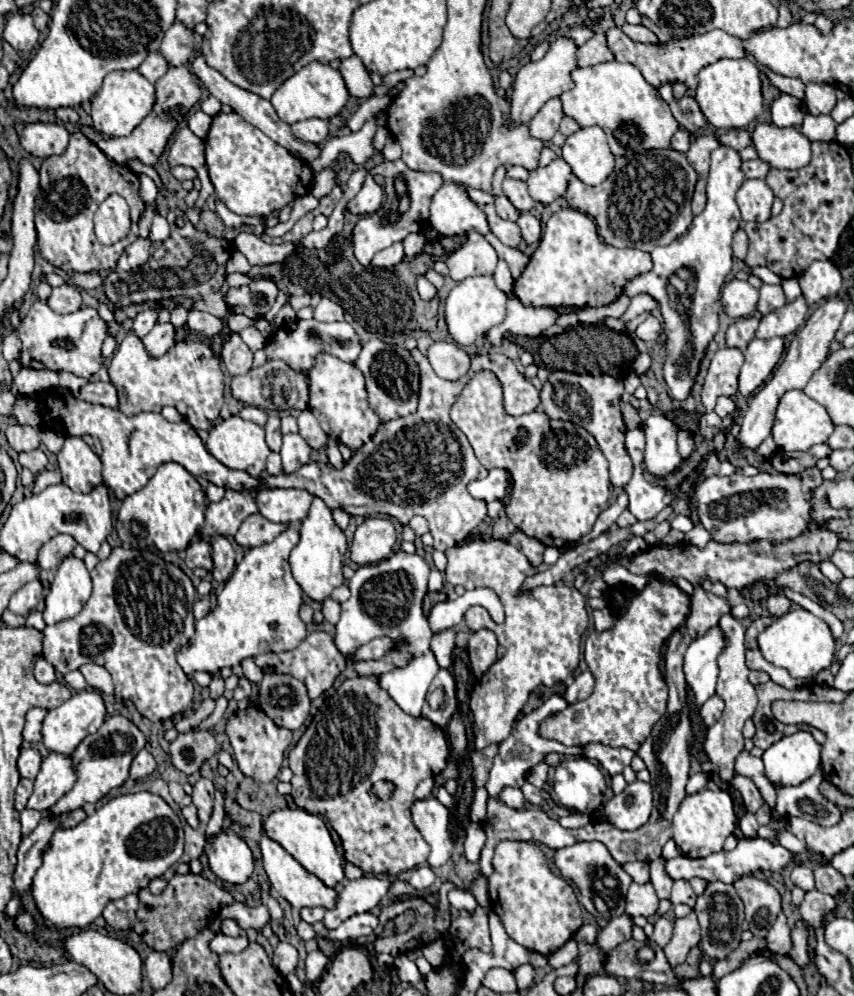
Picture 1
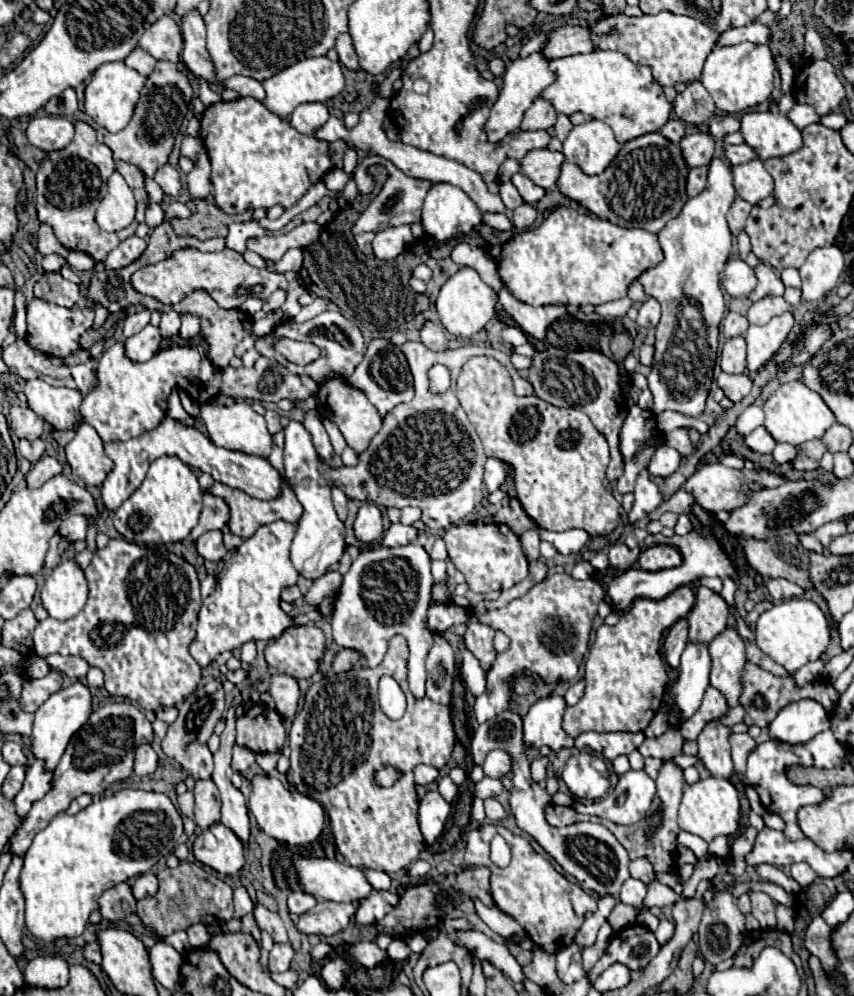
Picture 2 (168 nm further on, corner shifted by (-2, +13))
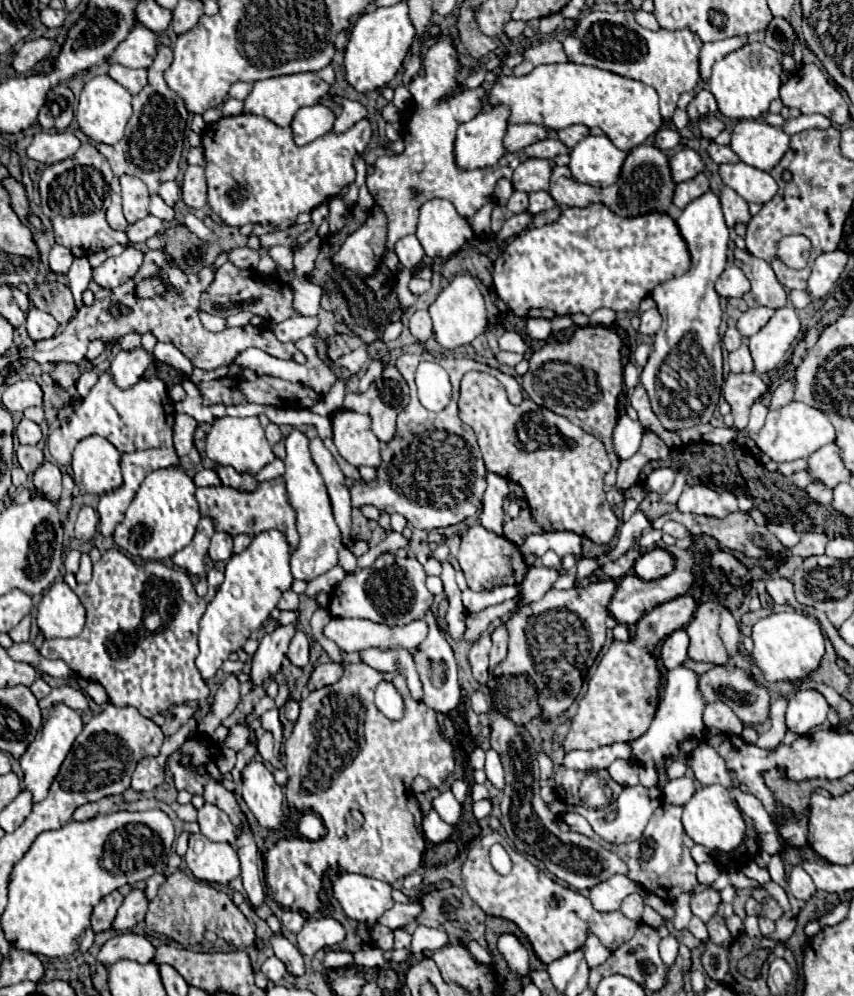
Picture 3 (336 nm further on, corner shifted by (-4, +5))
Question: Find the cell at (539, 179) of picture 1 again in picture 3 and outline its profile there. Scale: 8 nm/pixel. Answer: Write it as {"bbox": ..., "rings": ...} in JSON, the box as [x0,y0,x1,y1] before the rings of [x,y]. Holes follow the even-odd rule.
{"bbox":[512,159,554,193],"rings":[[[526,159],[514,171],[514,177],[512,177],[514,189],[524,193],[546,191],[550,187],[552,167],[554,165],[550,159]]]}

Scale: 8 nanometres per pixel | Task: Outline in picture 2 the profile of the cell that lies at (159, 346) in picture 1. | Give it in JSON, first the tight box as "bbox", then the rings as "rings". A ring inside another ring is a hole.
{"bbox":[124,325,162,363],"rings":[[[146,325],[138,335],[128,337],[124,341],[124,353],[130,361],[142,363],[142,361],[148,361],[160,349],[160,343],[162,343],[162,337],[158,327]]]}

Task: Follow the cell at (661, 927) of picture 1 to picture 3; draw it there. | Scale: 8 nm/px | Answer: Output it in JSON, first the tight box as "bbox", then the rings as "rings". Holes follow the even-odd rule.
{"bbox":[660,935,678,967],"rings":[[[672,935],[664,937],[660,941],[660,957],[662,957],[662,961],[670,967],[674,963],[676,955],[678,955],[678,941],[676,941],[676,937],[672,937]]]}

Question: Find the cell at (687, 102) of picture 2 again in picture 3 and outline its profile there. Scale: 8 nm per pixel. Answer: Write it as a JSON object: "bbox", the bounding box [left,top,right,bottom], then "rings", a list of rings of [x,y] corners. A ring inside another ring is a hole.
{"bbox":[686,89,718,121],"rings":[[[700,89],[700,91],[694,95],[694,99],[692,99],[692,103],[688,105],[686,111],[688,111],[690,121],[698,121],[698,119],[702,119],[702,117],[706,117],[706,115],[714,115],[714,113],[718,113],[716,99],[714,99],[714,95],[712,95],[710,91]]]}

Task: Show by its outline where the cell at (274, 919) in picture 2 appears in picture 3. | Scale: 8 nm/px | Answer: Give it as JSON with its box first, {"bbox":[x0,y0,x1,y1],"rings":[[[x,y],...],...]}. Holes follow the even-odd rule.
{"bbox":[270,933,304,975],"rings":[[[272,933],[270,945],[272,945],[274,955],[288,967],[290,973],[304,975],[304,959],[302,959],[300,951],[282,933]]]}

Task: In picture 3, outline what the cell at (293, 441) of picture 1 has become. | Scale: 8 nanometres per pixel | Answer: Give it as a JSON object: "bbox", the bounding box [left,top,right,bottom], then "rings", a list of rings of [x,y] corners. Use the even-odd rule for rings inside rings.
{"bbox":[284,429,342,581],"rings":[[[294,429],[286,437],[286,453],[288,455],[284,459],[284,463],[286,463],[284,481],[286,481],[290,505],[298,513],[296,521],[298,521],[298,533],[300,533],[300,543],[290,555],[290,567],[292,567],[294,579],[310,581],[310,579],[330,571],[338,563],[338,551],[342,547],[342,541],[340,541],[336,521],[332,517],[332,507],[330,507],[330,499],[326,493],[326,485],[320,477],[316,463],[310,457],[310,451],[308,451],[308,437],[302,431]]]}

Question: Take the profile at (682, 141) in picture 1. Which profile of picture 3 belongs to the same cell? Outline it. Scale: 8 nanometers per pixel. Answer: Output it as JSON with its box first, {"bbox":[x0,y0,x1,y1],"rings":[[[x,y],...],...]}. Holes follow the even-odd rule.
{"bbox":[654,127,680,151],"rings":[[[668,127],[660,129],[660,131],[656,133],[656,139],[654,139],[654,145],[656,145],[658,149],[662,149],[662,151],[674,149],[678,143],[680,143],[680,135],[678,135],[678,131],[668,129]]]}

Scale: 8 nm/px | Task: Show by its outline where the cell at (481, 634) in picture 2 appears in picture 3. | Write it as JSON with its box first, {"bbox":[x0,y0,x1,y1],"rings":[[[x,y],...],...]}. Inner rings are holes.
{"bbox":[468,633,492,685],"rings":[[[484,633],[480,639],[476,639],[470,647],[468,661],[472,667],[472,675],[480,685],[486,685],[488,681],[488,653],[492,649],[492,639],[488,633]]]}

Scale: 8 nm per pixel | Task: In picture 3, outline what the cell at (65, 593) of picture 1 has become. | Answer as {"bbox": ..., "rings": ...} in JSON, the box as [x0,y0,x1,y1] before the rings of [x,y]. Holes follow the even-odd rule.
{"bbox":[36,581,86,639],"rings":[[[56,581],[42,597],[36,621],[48,639],[76,637],[84,627],[86,611],[78,595],[64,581]]]}

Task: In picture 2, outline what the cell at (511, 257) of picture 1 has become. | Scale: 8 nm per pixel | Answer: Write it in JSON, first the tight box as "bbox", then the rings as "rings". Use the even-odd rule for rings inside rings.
{"bbox":[484,213,512,231],"rings":[[[484,213],[484,223],[494,227],[494,229],[498,229],[498,231],[512,229],[512,223],[504,213]]]}

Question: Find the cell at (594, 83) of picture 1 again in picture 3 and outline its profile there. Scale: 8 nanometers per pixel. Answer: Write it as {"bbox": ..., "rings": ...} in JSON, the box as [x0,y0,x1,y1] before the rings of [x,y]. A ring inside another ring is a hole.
{"bbox":[488,63,664,153],"rings":[[[576,63],[540,65],[524,77],[500,77],[488,93],[488,101],[508,105],[512,109],[510,123],[538,123],[552,131],[570,125],[600,127],[610,141],[626,153],[642,145],[664,123],[658,111],[658,95],[650,85]]]}

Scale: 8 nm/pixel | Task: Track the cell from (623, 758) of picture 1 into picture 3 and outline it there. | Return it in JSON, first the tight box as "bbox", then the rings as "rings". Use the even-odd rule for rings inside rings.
{"bbox":[564,743,632,771],"rings":[[[614,743],[592,751],[570,751],[564,757],[564,765],[578,771],[596,771],[608,769],[616,759],[632,759],[632,747],[628,747],[628,743]]]}

